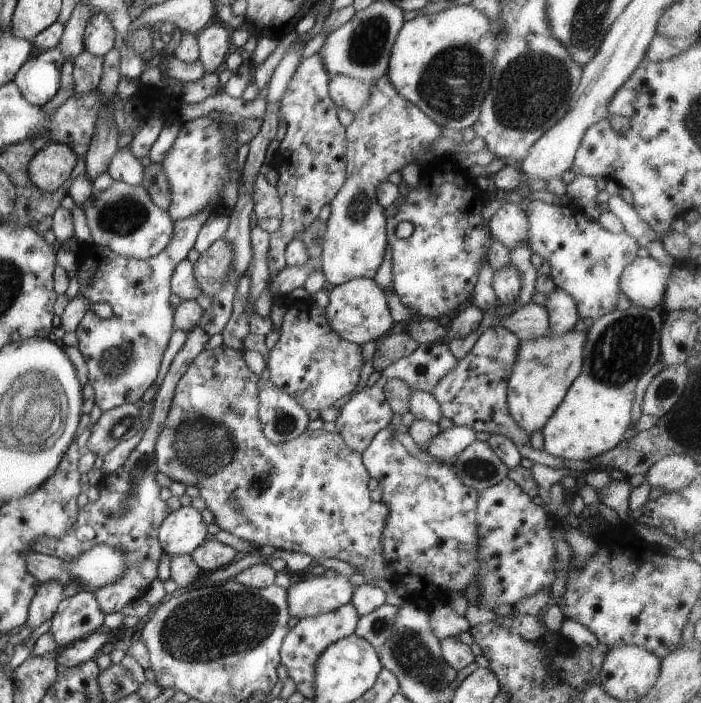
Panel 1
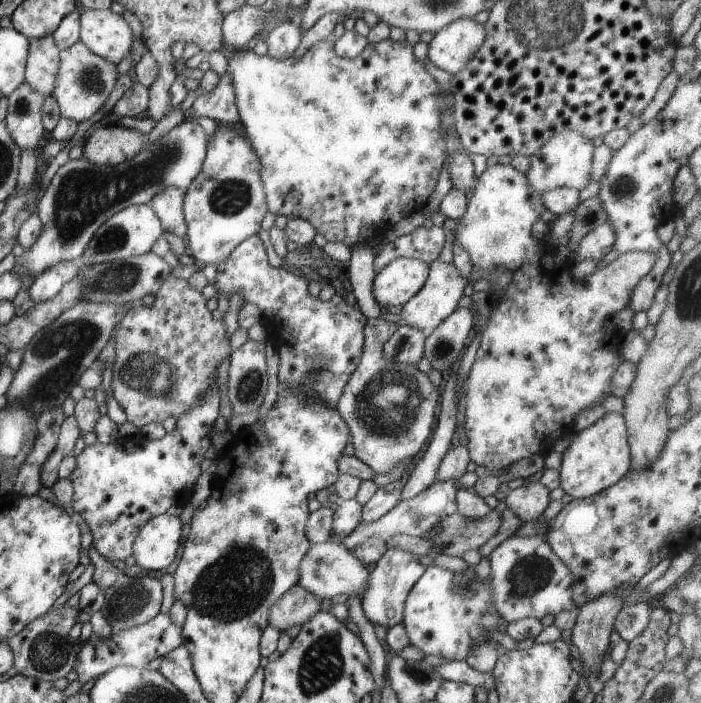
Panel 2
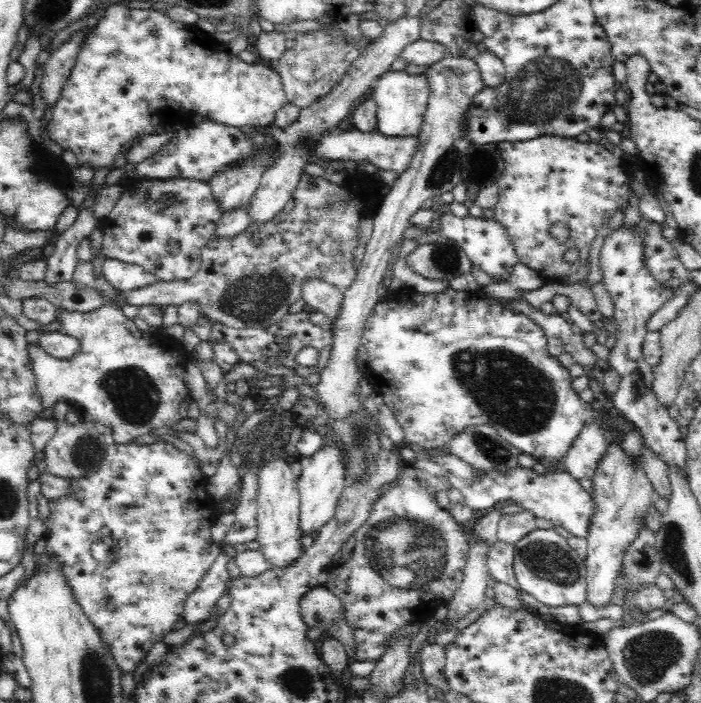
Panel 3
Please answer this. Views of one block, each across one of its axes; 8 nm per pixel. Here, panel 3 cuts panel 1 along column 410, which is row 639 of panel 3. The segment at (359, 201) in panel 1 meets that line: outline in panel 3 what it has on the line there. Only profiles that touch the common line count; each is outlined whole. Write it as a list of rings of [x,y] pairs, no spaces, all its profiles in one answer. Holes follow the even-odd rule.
[[[165,441],[150,445],[128,444],[117,446],[113,444],[110,448],[106,448],[106,458],[96,472],[86,478],[71,479],[70,483],[71,493],[67,497],[49,501],[50,516],[45,523],[47,530],[49,530],[48,544],[46,544],[46,552],[36,557],[35,564],[42,564],[50,554],[57,556],[57,562],[61,564],[61,571],[68,581],[70,589],[72,589],[74,598],[83,608],[90,622],[99,630],[105,648],[109,648],[123,673],[134,672],[136,664],[140,660],[145,660],[145,656],[150,652],[154,642],[162,641],[162,637],[166,636],[166,633],[174,630],[174,624],[183,616],[183,606],[186,598],[196,590],[198,584],[204,578],[206,570],[210,568],[210,564],[216,558],[222,557],[220,545],[214,543],[212,537],[210,537],[210,528],[214,526],[218,517],[214,509],[216,503],[209,500],[206,492],[206,476],[196,469],[194,459],[186,456],[182,450],[178,450],[178,448]],[[104,536],[112,538],[119,546],[119,558],[110,560],[110,562],[96,560],[90,551],[92,550],[92,544],[96,540],[104,538]]]

